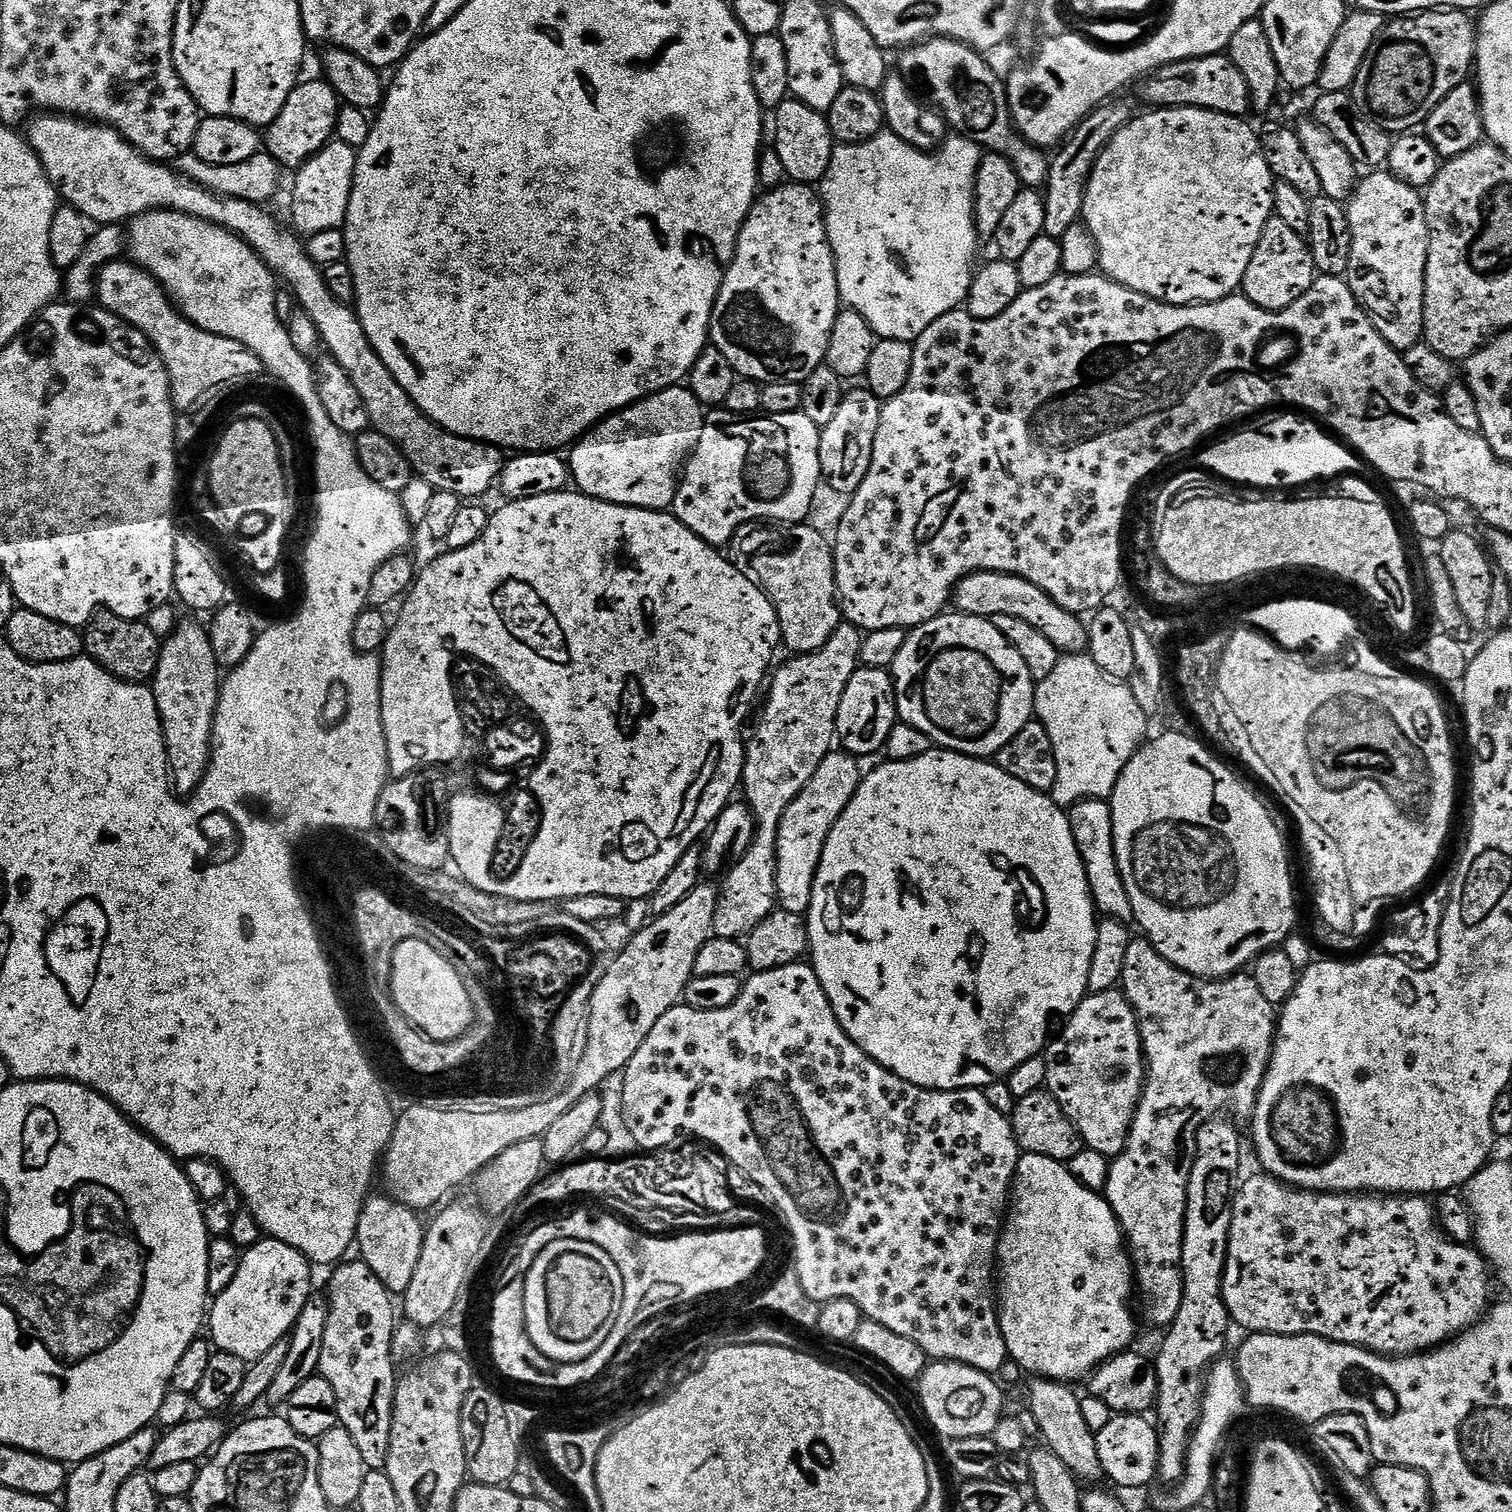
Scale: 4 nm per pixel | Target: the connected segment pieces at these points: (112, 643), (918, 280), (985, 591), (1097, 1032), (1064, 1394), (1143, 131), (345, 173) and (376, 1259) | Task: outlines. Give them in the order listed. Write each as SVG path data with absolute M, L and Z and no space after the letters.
M101 610L89 624L84 625L82 635L86 655L119 680L142 684L151 681L152 675L158 670L162 641L144 620L127 620L113 612Z
M887 130L861 144L836 144L833 147L830 166L818 185L818 192L824 202L824 225L836 263L840 303L845 309L862 314L862 318L866 318L866 322L879 339L914 342L923 334L926 326L938 322L938 318L946 314L957 311L967 301L972 277L978 268L976 247L982 243L982 237L976 231L976 179L981 159L980 145L959 134L949 135L944 145L935 152L918 150Z
M975 572L962 578L952 592L951 603L955 611L966 616L983 616L991 618L998 614L1010 614L1010 618L1022 618L1030 622L1034 630L1046 634L1050 642L1064 654L1080 654L1088 647L1088 630L1085 621L1077 613L1062 610L1052 596L1047 596L1034 582L1018 578L1005 572Z
M1119 987L1105 992L1093 992L1067 1017L1064 1033L1053 1039L1043 1053L1046 1062L1046 1091L1062 1106L1062 1110L1074 1122L1082 1134L1085 1145L1098 1154L1114 1158L1124 1148L1128 1131L1132 1129L1132 1119L1140 1105L1140 1095L1144 1093L1146 1065L1144 1062L1144 1043L1140 1037L1140 1023L1136 1011L1124 997Z
M1043 1378L1033 1379L1033 1384L1028 1388L1028 1402L1026 1408L1033 1412L1035 1421L1038 1422L1039 1429L1044 1435L1043 1443L1070 1470L1076 1475L1076 1479L1081 1482L1100 1482L1105 1479L1102 1470L1102 1462L1098 1458L1098 1446L1096 1445L1096 1433L1086 1426L1086 1421L1082 1415L1080 1396L1072 1393L1067 1383L1059 1380L1046 1380Z
M1156 108L1148 111L1152 112L1146 113L1145 116L1133 115L1129 123L1122 126L1100 151L1100 157L1086 186L1082 222L1088 227L1089 234L1098 246L1099 271L1114 282L1130 290L1138 290L1138 294L1161 300L1163 304L1212 304L1215 300L1233 295L1243 285L1246 266L1250 266L1250 258L1254 258L1254 250L1262 238L1262 230L1274 214L1274 177L1270 166L1266 166L1257 129L1244 124L1248 122L1241 117L1227 116L1205 108Z
M340 139L318 150L295 173L296 185L292 188L292 224L297 233L305 237L322 230L343 229L346 210L350 206L350 190L354 186L357 149L351 148Z
M369 1195L364 1201L364 1209L358 1222L355 1247L360 1248L359 1259L363 1260L374 1274L378 1274L381 1282L393 1294L403 1294L410 1286L410 1278L414 1278L414 1270L418 1267L418 1258L422 1258L425 1225L413 1209L401 1204L391 1195Z

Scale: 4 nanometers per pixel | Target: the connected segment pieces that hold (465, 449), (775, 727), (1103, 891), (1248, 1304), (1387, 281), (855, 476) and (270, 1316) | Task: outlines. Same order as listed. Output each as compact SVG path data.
M57 113L39 115L31 121L31 124L28 141L40 160L45 177L47 179L49 177L53 184L60 189L65 199L63 201L76 208L85 216L86 220L103 226L122 224L150 211L184 212L203 220L209 220L212 224L221 224L229 232L242 237L258 253L260 259L272 269L273 273L283 283L284 280L288 283L285 284L287 291L295 296L299 307L304 308L306 314L317 324L321 345L326 352L328 348L327 355L336 360L338 366L342 366L342 370L346 370L346 374L350 374L350 382L354 382L358 394L362 394L362 402L366 402L369 425L386 438L390 438L390 442L394 442L402 449L410 462L413 473L419 479L430 482L430 486L434 486L437 492L450 490L450 494L458 494L461 498L484 498L480 496L486 495L491 488L497 487L500 471L506 463L505 453L494 444L484 444L481 440L467 440L461 436L455 436L453 432L448 432L442 426L438 426L413 402L410 394L406 394L406 390L402 390L402 386L398 386L394 374L390 374L390 370L386 370L386 362L382 362L382 358L378 358L374 346L370 346L370 338L366 338L366 330L362 330L362 322L357 318L355 311L349 305L338 302L338 298L334 298L334 294L330 294L324 281L321 265L314 263L308 257L305 241L295 231L289 230L287 227L284 229L267 212L269 210L267 207L251 204L238 198L216 195L208 188L202 187L201 184L185 178L175 169L144 157L128 140L122 139L113 128Z
M841 622L836 627L834 634L830 634L830 638L826 642L826 646L822 646L818 650L807 653L803 658L788 658L780 669L775 669L774 675L771 677L770 683L766 688L766 696L768 692L768 702L764 706L764 713L760 716L760 725L756 728L756 737L753 740L749 739L746 744L744 754L744 774L742 777L742 796L743 799L752 807L752 813L756 816L756 834L754 842L750 846L750 850L746 850L746 854L733 868L729 868L726 875L723 877L724 885L719 885L718 891L720 897L716 903L716 913L714 914L713 933L722 938L730 938L731 940L740 940L747 938L754 930L754 926L758 926L758 922L762 922L762 918L766 918L770 913L777 911L776 903L776 875L778 874L778 854L776 847L778 846L778 826L782 822L782 814L786 814L786 810L790 806L790 802L794 802L794 798L798 798L798 794L802 794L802 790L806 786L806 782L810 782L810 778L814 778L814 770L818 770L818 766L822 762L822 758L826 758L829 752L833 751L834 741L836 740L836 719L838 718L838 702L842 702L842 690L846 690L846 682L850 682L850 678L856 673L856 669L861 667L860 655L862 654L862 642L864 641L865 633L861 629L855 628L853 624Z
M1083 800L1067 809L1067 813L1097 913L1104 918L1131 921L1133 915L1130 894L1126 894L1126 882L1122 882L1122 870L1118 870L1118 858L1114 854L1114 818L1111 803L1108 800Z
M1267 1174L1252 1176L1243 1181L1236 1189L1236 1201L1232 1203L1232 1221L1230 1222L1230 1238L1228 1239L1228 1257L1224 1267L1224 1305L1228 1311L1231 1323L1240 1328L1245 1328L1245 1333L1255 1334L1265 1332L1275 1336L1321 1336L1327 1340L1333 1340L1339 1344L1349 1344L1359 1348L1368 1348L1372 1352L1379 1352L1381 1356L1410 1356L1417 1352L1427 1352L1433 1348L1439 1348L1441 1344L1447 1344L1454 1336L1460 1335L1466 1328L1471 1328L1477 1320L1483 1317L1490 1307L1488 1295L1492 1292L1494 1276L1490 1271L1490 1265L1484 1256L1475 1247L1467 1244L1459 1244L1449 1238L1444 1233L1444 1229L1436 1221L1436 1210L1431 1199L1422 1196L1405 1196L1403 1194L1353 1194L1350 1192L1305 1192L1294 1188L1290 1184L1284 1184L1280 1180L1275 1180Z
M1372 170L1368 177L1356 185L1352 199L1347 201L1348 221L1352 245L1350 266L1346 279L1357 302L1364 307L1372 325L1394 346L1404 353L1410 346L1421 343L1424 335L1424 271L1428 257L1428 223L1424 209L1424 196L1417 189L1393 176L1388 170Z
M867 390L849 391L838 414L820 433L820 475L836 492L851 494L862 486L866 470L870 470L870 458L874 450L874 434L878 434L878 422L882 401Z
M271 1238L260 1239L241 1255L234 1282L230 1282L230 1286L226 1286L226 1290L222 1290L222 1294L211 1301L210 1315L206 1320L207 1327L212 1327L211 1343L219 1351L234 1354L234 1358L245 1362L262 1358L262 1354L266 1354L270 1346L274 1346L291 1333L306 1302L314 1295L312 1271L313 1265L298 1250L294 1250L294 1246L286 1246L286 1242L278 1242Z

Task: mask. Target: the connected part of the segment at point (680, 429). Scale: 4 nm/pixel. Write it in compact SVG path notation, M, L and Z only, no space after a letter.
M687 386L655 392L653 396L648 396L629 408L613 412L596 427L589 428L571 445L572 457L569 455L566 460L571 483L585 496L593 496L602 502L621 504L627 508L671 509L682 479L682 469L702 438L705 415L705 405L701 404L700 399Z

